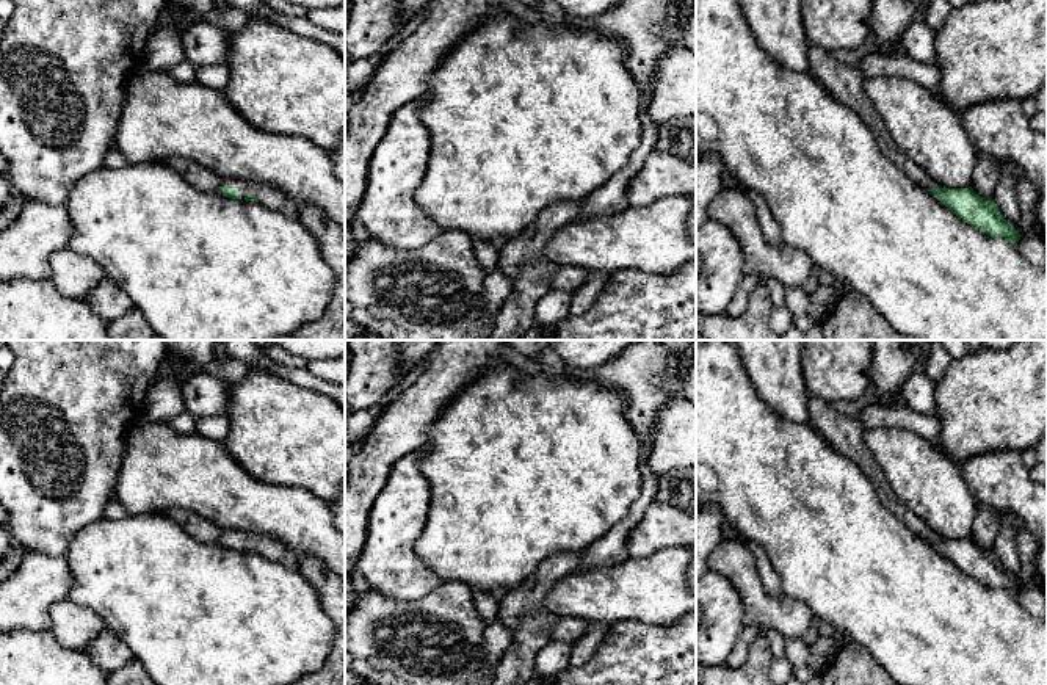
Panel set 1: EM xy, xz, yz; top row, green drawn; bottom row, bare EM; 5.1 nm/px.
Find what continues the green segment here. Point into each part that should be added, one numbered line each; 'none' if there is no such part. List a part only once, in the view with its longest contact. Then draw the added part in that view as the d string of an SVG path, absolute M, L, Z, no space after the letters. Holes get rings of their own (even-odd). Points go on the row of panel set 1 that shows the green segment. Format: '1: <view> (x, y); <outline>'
1: xy (267, 195); M227 177L223 179L221 187L234 187L238 191L238 199L245 199L248 194L252 194L262 205L268 208L279 212L287 210L285 194L268 183Z

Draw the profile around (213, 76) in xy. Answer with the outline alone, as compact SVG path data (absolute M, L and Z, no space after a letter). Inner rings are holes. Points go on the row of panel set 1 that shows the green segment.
M226 63L199 66L196 69L196 82L212 89L224 89L229 77L230 71Z

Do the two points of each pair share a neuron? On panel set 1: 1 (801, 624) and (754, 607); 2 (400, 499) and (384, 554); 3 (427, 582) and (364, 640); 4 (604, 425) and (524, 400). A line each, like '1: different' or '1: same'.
1: same
2: same
3: different
4: same

